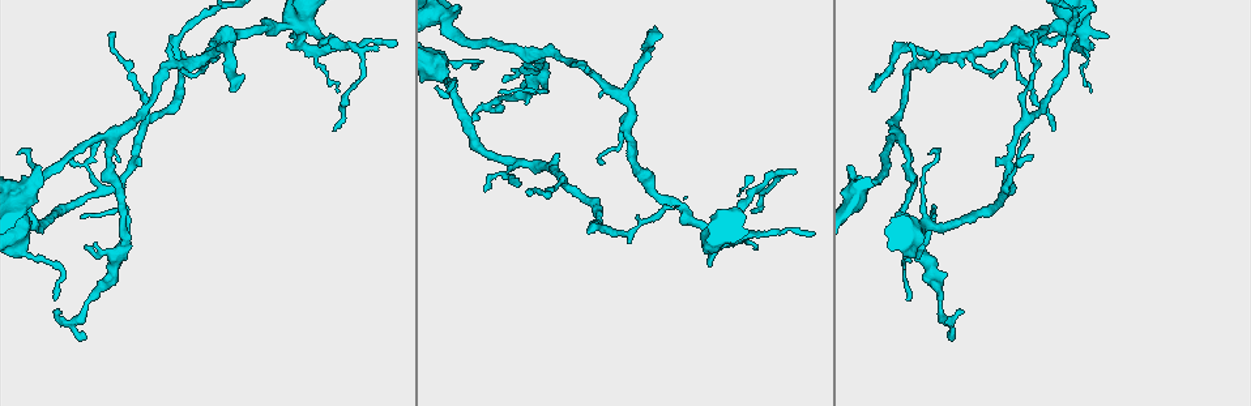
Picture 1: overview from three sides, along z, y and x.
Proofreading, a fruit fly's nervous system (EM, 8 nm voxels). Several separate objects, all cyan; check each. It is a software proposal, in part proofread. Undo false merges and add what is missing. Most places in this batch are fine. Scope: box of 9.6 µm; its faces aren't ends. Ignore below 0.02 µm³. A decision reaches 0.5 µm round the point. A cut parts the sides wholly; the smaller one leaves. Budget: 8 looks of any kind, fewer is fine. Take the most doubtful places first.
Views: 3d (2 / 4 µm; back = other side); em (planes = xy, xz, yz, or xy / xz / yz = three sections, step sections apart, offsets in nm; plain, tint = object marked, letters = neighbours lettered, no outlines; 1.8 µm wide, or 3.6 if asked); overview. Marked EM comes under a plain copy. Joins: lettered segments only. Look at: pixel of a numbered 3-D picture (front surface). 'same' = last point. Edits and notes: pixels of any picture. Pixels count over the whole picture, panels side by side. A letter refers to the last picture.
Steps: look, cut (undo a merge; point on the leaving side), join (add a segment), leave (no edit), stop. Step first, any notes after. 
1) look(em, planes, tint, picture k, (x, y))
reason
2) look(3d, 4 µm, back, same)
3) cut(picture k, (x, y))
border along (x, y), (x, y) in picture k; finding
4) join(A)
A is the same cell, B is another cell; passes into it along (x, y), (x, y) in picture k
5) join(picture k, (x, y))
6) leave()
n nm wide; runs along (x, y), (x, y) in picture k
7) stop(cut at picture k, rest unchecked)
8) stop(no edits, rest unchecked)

look(em, yz, step 8, tint, picture 1, (725, 244))
sharp bend

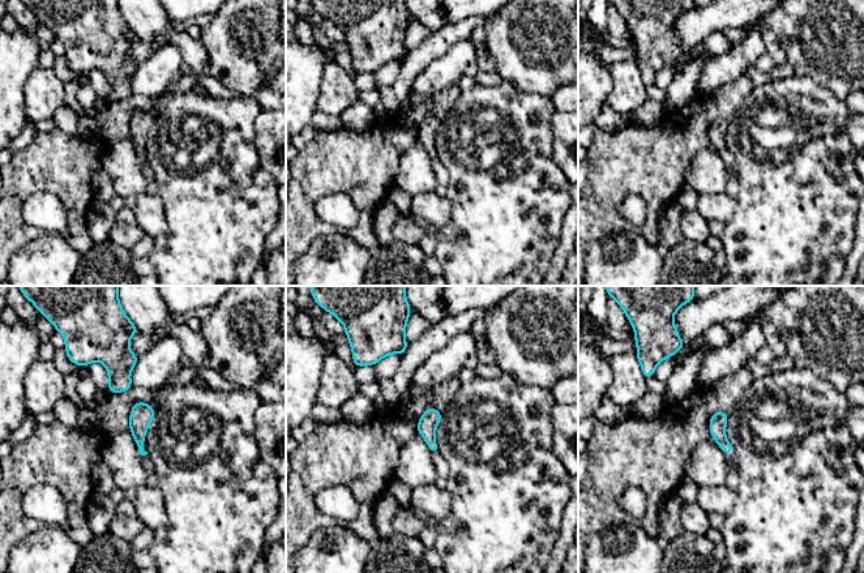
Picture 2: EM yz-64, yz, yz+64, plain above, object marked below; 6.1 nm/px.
look(em, planes, letters, same)

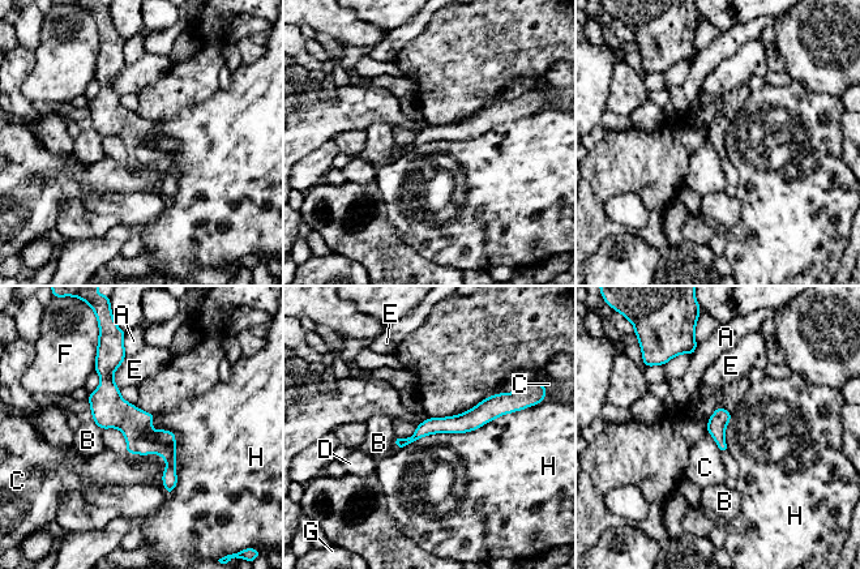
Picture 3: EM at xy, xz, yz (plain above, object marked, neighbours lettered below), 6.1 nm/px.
leave()
H touches over 750 nm; A, B, C, D, E, F, G and H are other cells; runs along (118, 356), (107, 397), (170, 457), (168, 490) in picture 3; one neuron here

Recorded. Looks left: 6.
look(3d, 2 µm, picture 1, (443, 16))
sharp bend

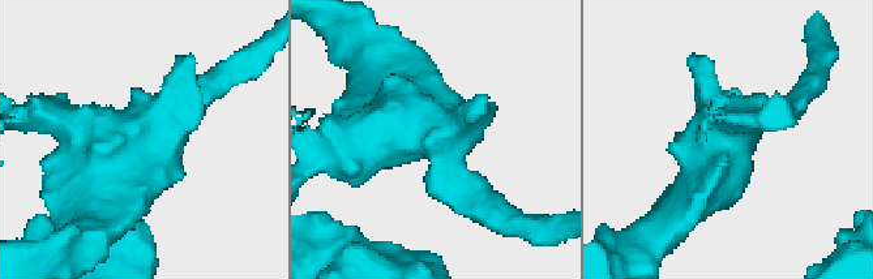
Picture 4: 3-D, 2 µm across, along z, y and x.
look(em, planes, tint, picture 4, (433, 134))
shape alone is not enough

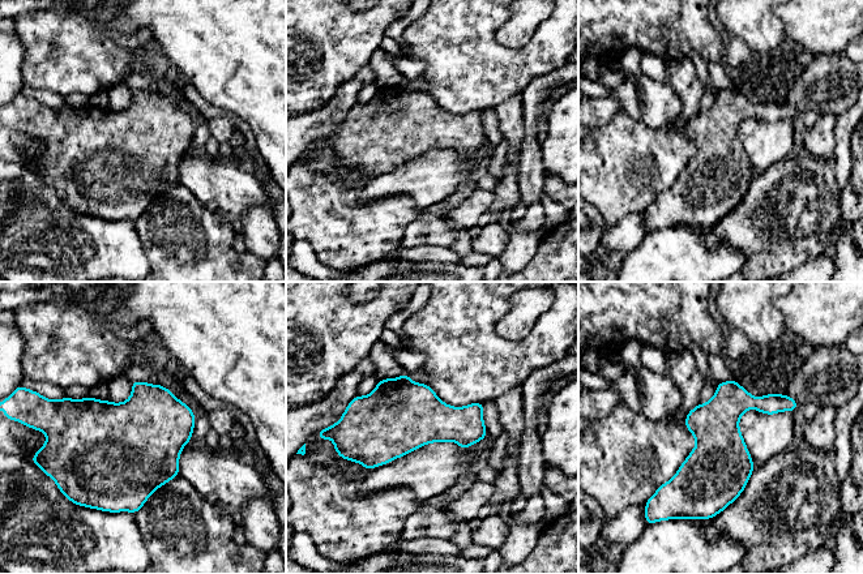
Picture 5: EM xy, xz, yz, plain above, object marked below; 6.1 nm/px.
look(em, planes, letters, same)

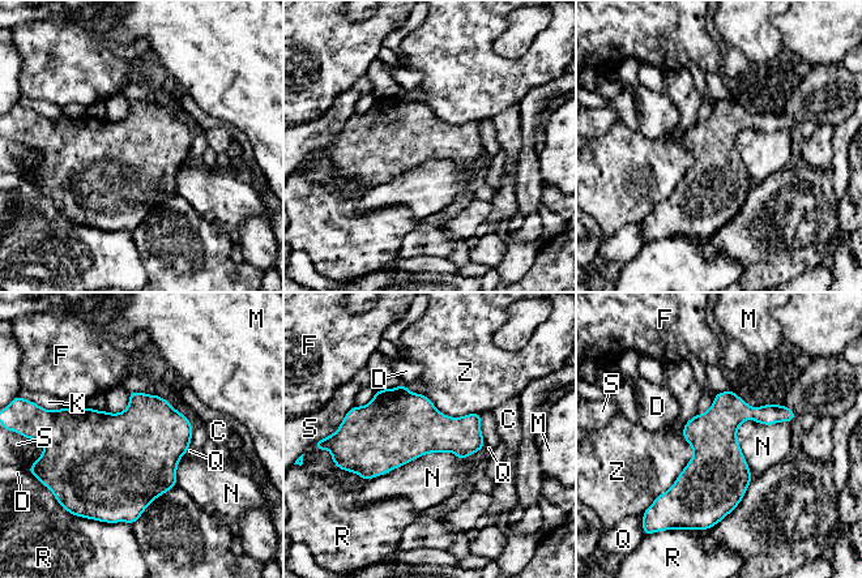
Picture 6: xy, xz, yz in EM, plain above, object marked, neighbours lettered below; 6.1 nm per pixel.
leave()
C, D, F, K, M, N, Q, R, S and Z are other cells; border along (479, 449), (429, 452), (368, 480) in picture 6; all the same neuron

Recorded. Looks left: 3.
look(em, planes, letters, picture 1, (869, 89))
free end

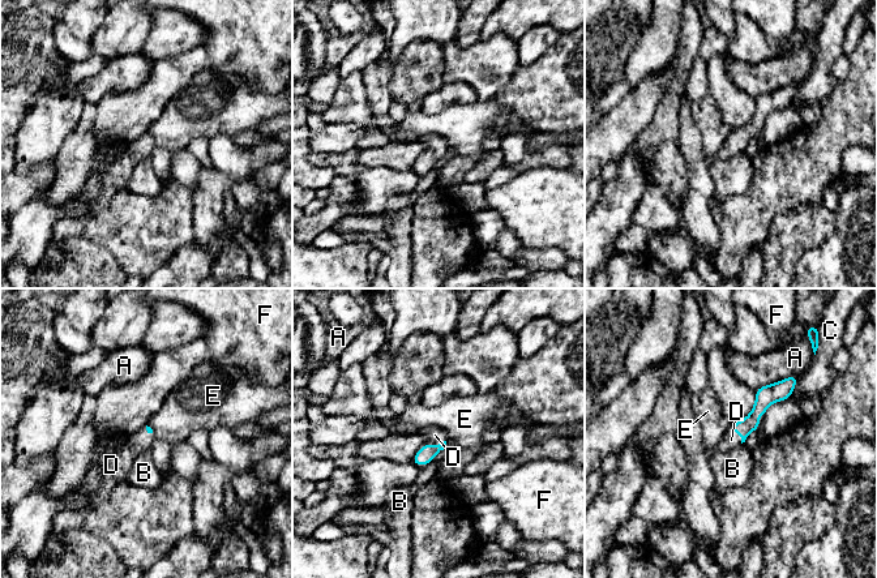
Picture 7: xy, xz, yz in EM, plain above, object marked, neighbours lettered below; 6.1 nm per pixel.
join(D)
D is the same cell, A, B, C, E and F are other cells; passes into it along (427, 453), (436, 445), (435, 435) in picture 7; it goes on there

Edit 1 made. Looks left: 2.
stop(join at picture 7, rest unchecked)

